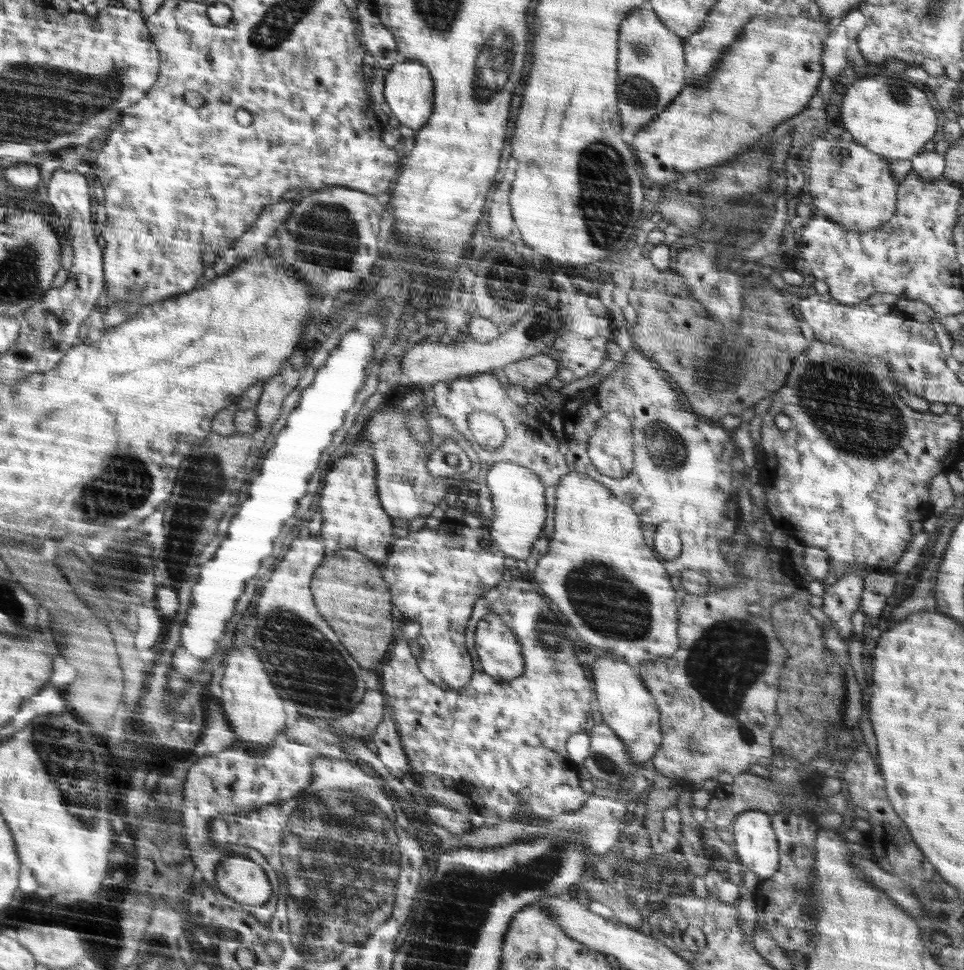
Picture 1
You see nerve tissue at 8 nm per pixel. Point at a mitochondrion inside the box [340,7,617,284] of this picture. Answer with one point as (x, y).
(484, 81)

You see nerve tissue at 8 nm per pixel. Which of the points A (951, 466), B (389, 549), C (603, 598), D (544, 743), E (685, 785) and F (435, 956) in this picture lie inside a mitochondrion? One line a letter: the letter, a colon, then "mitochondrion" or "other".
A: other
B: other
C: mitochondrion
D: other
E: other
F: mitochondrion

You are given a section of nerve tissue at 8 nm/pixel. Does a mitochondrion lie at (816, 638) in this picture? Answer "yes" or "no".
no

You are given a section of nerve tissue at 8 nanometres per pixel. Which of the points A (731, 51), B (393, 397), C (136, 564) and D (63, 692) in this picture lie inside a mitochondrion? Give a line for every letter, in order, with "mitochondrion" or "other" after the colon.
A: other
B: other
C: mitochondrion
D: other

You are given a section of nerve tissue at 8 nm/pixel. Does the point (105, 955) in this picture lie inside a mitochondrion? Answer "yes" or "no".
yes

